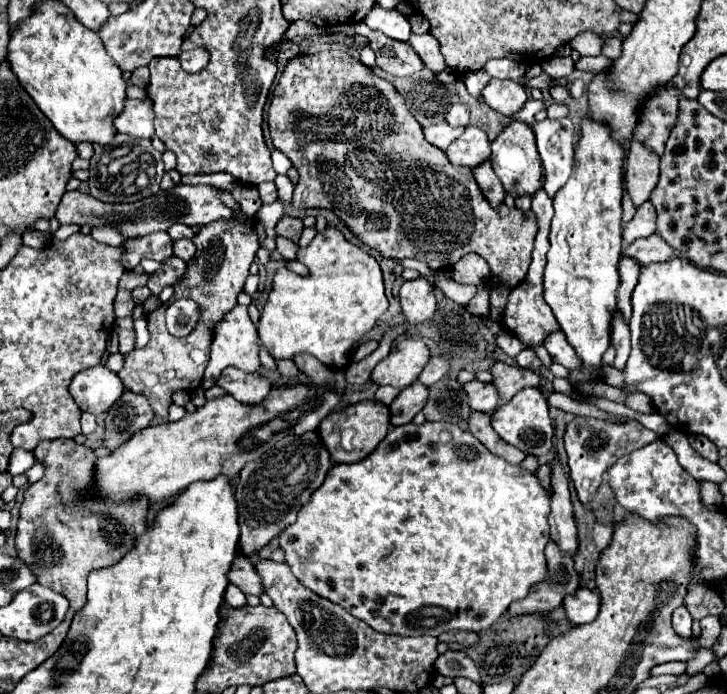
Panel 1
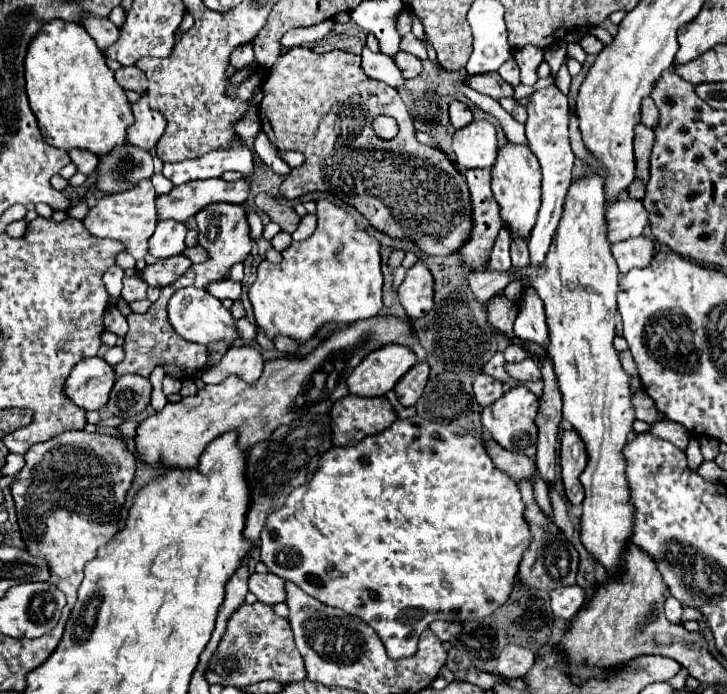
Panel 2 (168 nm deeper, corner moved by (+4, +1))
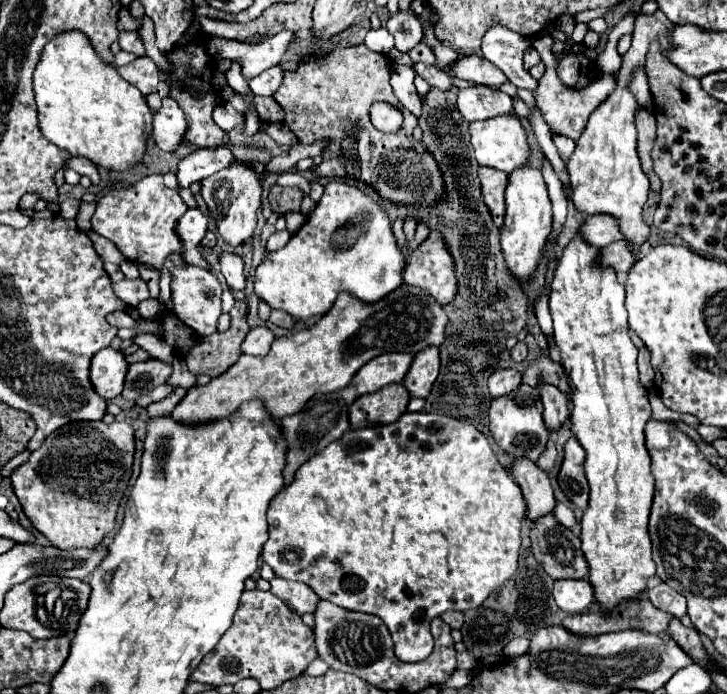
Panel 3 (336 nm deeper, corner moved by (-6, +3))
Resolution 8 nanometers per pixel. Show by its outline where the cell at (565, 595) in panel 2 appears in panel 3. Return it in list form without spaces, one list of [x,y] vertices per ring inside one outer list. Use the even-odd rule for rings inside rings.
[[[586,579],[578,581],[556,581],[554,583],[554,601],[564,613],[582,613],[594,601],[592,585]]]

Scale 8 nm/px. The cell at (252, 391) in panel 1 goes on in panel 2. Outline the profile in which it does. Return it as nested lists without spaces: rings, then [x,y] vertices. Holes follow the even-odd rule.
[[[230,347],[218,365],[202,371],[198,379],[206,385],[218,385],[226,377],[236,375],[248,385],[254,385],[264,371],[264,361],[258,349],[254,347]]]

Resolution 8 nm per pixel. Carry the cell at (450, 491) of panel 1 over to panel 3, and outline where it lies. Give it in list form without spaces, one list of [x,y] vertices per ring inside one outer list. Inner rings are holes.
[[[404,413],[398,421],[392,425],[374,425],[366,429],[348,429],[338,441],[330,443],[322,453],[316,453],[310,457],[302,469],[294,473],[294,479],[290,485],[282,487],[280,493],[274,495],[268,507],[268,541],[262,549],[262,559],[272,567],[276,577],[288,579],[288,581],[302,581],[318,593],[318,597],[346,607],[350,611],[370,613],[378,615],[386,627],[392,633],[394,641],[394,653],[400,661],[424,661],[432,653],[432,635],[430,635],[430,621],[444,611],[456,609],[476,609],[482,605],[482,601],[496,589],[500,589],[518,567],[518,551],[520,551],[520,529],[522,529],[522,517],[524,517],[524,499],[520,493],[520,487],[514,483],[514,479],[506,473],[506,469],[498,463],[494,451],[490,449],[490,443],[486,435],[482,435],[474,425],[440,415],[440,413]]]

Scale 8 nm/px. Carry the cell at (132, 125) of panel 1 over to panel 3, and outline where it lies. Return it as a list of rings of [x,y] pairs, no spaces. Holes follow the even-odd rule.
[[[172,97],[162,99],[162,109],[158,113],[154,113],[152,125],[154,125],[152,137],[154,137],[156,145],[166,153],[172,153],[180,147],[180,143],[184,141],[186,129],[188,129],[184,111]]]

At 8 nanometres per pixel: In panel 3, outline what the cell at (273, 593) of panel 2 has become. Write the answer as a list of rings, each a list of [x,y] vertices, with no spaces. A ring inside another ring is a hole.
[[[276,577],[274,581],[270,581],[270,585],[272,585],[270,591],[274,591],[276,597],[280,597],[298,615],[314,613],[316,611],[316,605],[318,605],[320,597],[306,583],[282,581],[280,577]]]

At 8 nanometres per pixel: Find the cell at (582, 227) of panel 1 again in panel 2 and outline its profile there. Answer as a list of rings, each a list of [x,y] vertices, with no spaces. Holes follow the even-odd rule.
[[[584,173],[576,179],[566,195],[564,211],[560,217],[560,225],[554,233],[550,251],[540,265],[532,265],[520,271],[520,277],[532,283],[538,297],[546,309],[546,323],[550,331],[548,355],[554,365],[554,373],[558,379],[558,389],[564,399],[564,419],[580,433],[586,443],[586,451],[590,455],[588,467],[580,475],[580,481],[586,489],[584,497],[584,513],[580,521],[580,537],[586,549],[604,565],[604,569],[614,575],[620,569],[622,551],[626,541],[632,535],[632,507],[628,503],[628,481],[624,479],[624,457],[622,449],[632,435],[634,409],[630,405],[630,377],[624,373],[618,351],[612,347],[612,339],[616,335],[616,295],[618,295],[618,267],[612,257],[612,245],[608,241],[608,221],[606,221],[606,195],[604,195],[604,179],[598,173]]]

